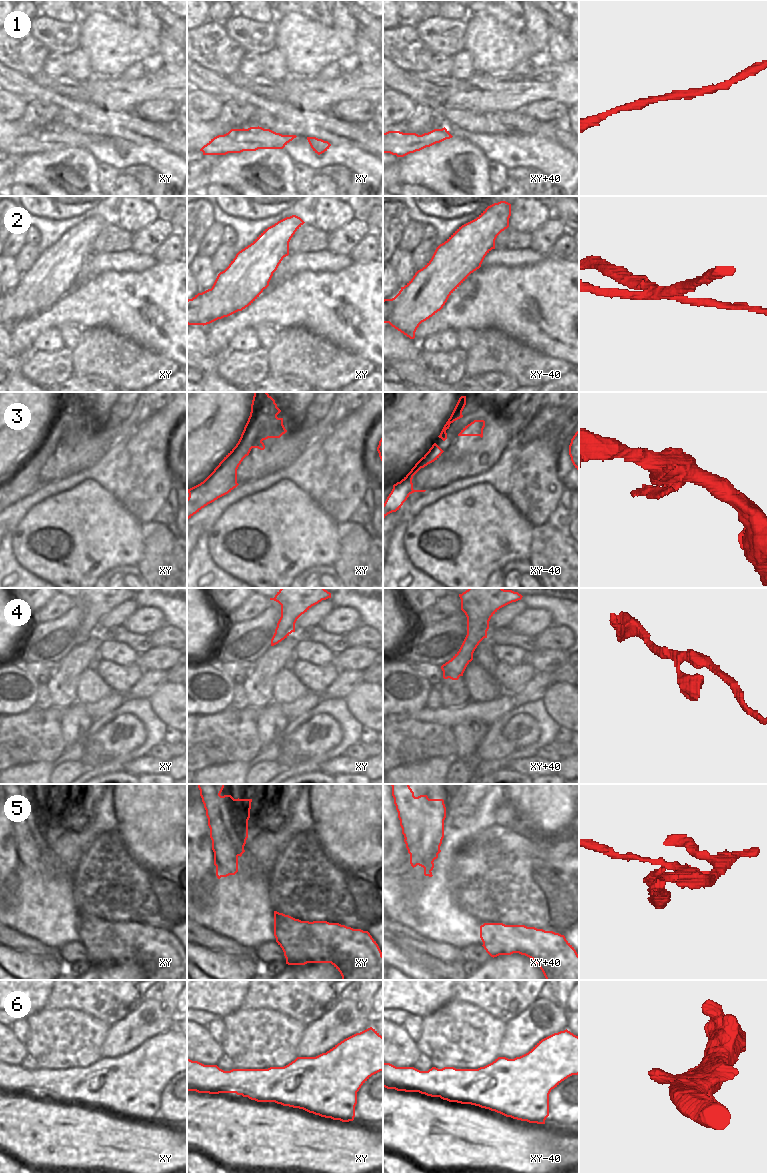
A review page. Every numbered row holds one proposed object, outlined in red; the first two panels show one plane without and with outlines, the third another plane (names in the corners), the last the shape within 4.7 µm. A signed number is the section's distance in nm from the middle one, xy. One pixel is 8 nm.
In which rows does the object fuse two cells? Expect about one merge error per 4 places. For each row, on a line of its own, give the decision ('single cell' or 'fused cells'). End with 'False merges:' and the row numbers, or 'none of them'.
1: single cell
2: fused cells
3: single cell
4: single cell
5: fused cells
6: single cell
False merges: 2, 5

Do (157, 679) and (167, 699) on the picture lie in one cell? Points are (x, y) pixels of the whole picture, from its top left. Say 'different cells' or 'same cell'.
different cells

